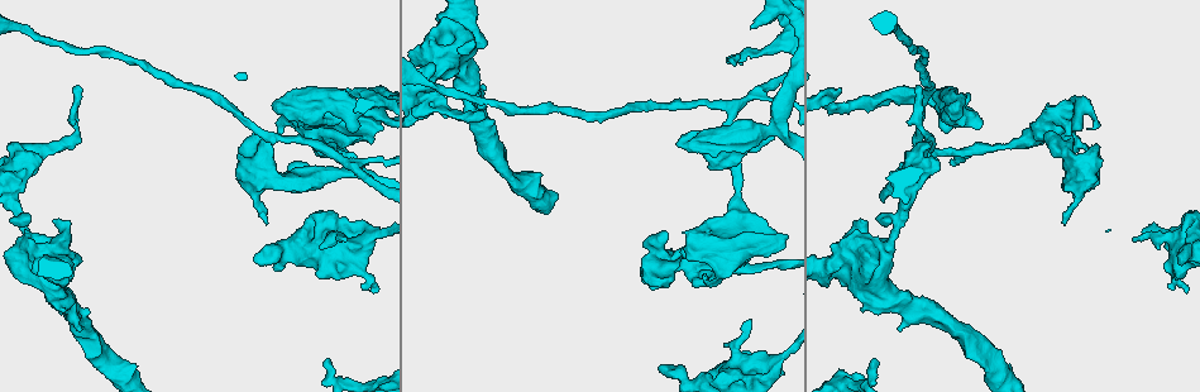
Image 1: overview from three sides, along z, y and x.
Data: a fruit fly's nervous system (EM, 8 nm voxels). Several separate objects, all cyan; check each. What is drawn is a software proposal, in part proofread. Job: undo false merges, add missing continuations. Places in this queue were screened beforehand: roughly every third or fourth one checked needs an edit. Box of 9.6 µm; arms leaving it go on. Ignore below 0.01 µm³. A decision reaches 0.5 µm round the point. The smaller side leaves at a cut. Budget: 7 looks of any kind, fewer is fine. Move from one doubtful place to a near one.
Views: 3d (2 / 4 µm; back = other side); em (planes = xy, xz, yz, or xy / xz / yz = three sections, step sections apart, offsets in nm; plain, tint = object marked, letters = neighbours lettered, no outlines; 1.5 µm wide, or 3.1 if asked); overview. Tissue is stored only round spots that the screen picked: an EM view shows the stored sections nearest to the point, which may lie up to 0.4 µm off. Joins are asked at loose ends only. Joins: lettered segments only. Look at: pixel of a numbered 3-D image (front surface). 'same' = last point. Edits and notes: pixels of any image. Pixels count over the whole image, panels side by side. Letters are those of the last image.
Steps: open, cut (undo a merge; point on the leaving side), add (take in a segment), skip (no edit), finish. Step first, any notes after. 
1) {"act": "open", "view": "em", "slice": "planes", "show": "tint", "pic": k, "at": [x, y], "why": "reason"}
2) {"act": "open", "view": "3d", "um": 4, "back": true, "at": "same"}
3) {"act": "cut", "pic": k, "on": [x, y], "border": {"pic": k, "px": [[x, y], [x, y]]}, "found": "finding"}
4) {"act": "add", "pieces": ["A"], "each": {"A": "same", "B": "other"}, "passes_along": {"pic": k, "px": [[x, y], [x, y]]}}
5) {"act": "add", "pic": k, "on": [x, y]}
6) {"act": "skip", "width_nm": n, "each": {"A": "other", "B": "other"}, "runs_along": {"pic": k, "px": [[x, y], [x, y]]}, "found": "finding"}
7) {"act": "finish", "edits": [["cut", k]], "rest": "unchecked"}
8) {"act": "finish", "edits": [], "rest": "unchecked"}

{"act": "open", "view": "3d", "um": 2, "pic": 1, "at": [952, 162], "why": "branch stops here"}

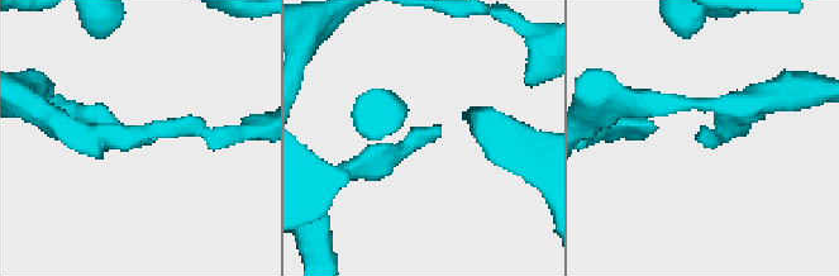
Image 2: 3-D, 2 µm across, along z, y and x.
{"act": "open", "view": "em", "slice": "planes", "show": "letters", "pic": 2, "at": [697, 132], "why": "now the EM"}

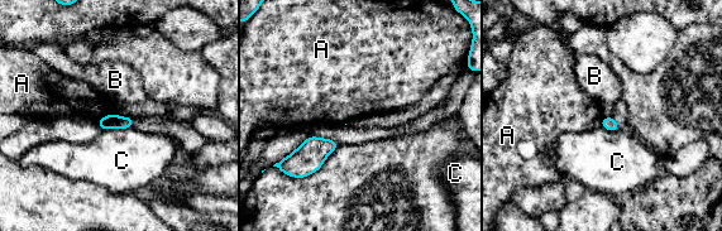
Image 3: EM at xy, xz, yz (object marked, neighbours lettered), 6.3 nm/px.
{"act": "skip", "each": {"A": "other", "B": "other", "C": "other"}, "border": {"pic": 3, "px": [[110, 112], [96, 120]]}, "found": "none of them fits"}

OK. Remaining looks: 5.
{"act": "open", "view": "em", "slice": "xy", "step": 4, "show": "letters", "pic": 1, "at": [347, 91], "why": "branch stops here"}

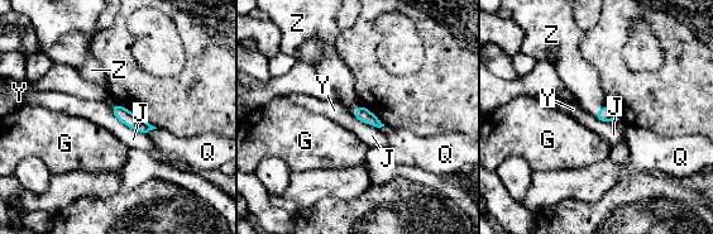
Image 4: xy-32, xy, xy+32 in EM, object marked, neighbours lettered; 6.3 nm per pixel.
{"act": "add", "pieces": ["Z"], "each": {"G": "other", "J": "other", "Q": "other", "Y": "other", "Z": "same"}, "found": "the cell continues"}

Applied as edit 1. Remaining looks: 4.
{"act": "open", "view": "overview"}

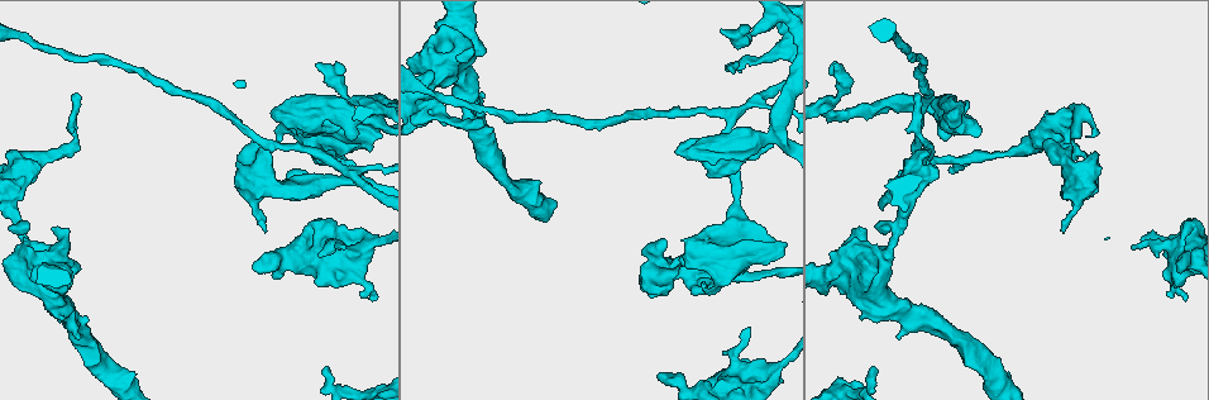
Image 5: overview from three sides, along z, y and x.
{"act": "open", "view": "em", "slice": "xz", "step": 4, "show": "tint", "pic": 5, "at": [345, 158], "why": "free end"}

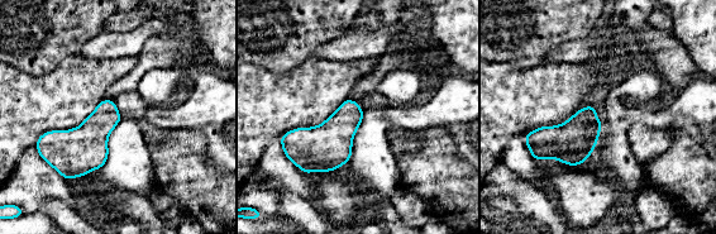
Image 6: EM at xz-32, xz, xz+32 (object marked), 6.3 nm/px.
{"act": "open", "view": "em", "slice": "planes", "show": "letters", "at": "same"}

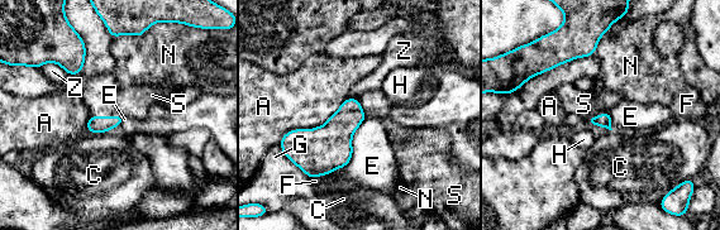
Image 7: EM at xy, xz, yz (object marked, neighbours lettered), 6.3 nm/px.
{"act": "skip", "longest_contact_nm": ["A", 550], "each": {"A": "other", "C": "other", "E": "other", "F": "other", "G": "other", "H": "other", "N": "other", "S": "other", "Z": "other"}, "border": {"pic": 7, "px": [[356, 99], [366, 115]]}, "found": "none of them fits"}

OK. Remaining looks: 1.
{"act": "finish", "edits": [["add", 4]], "rest": "unchecked"}

